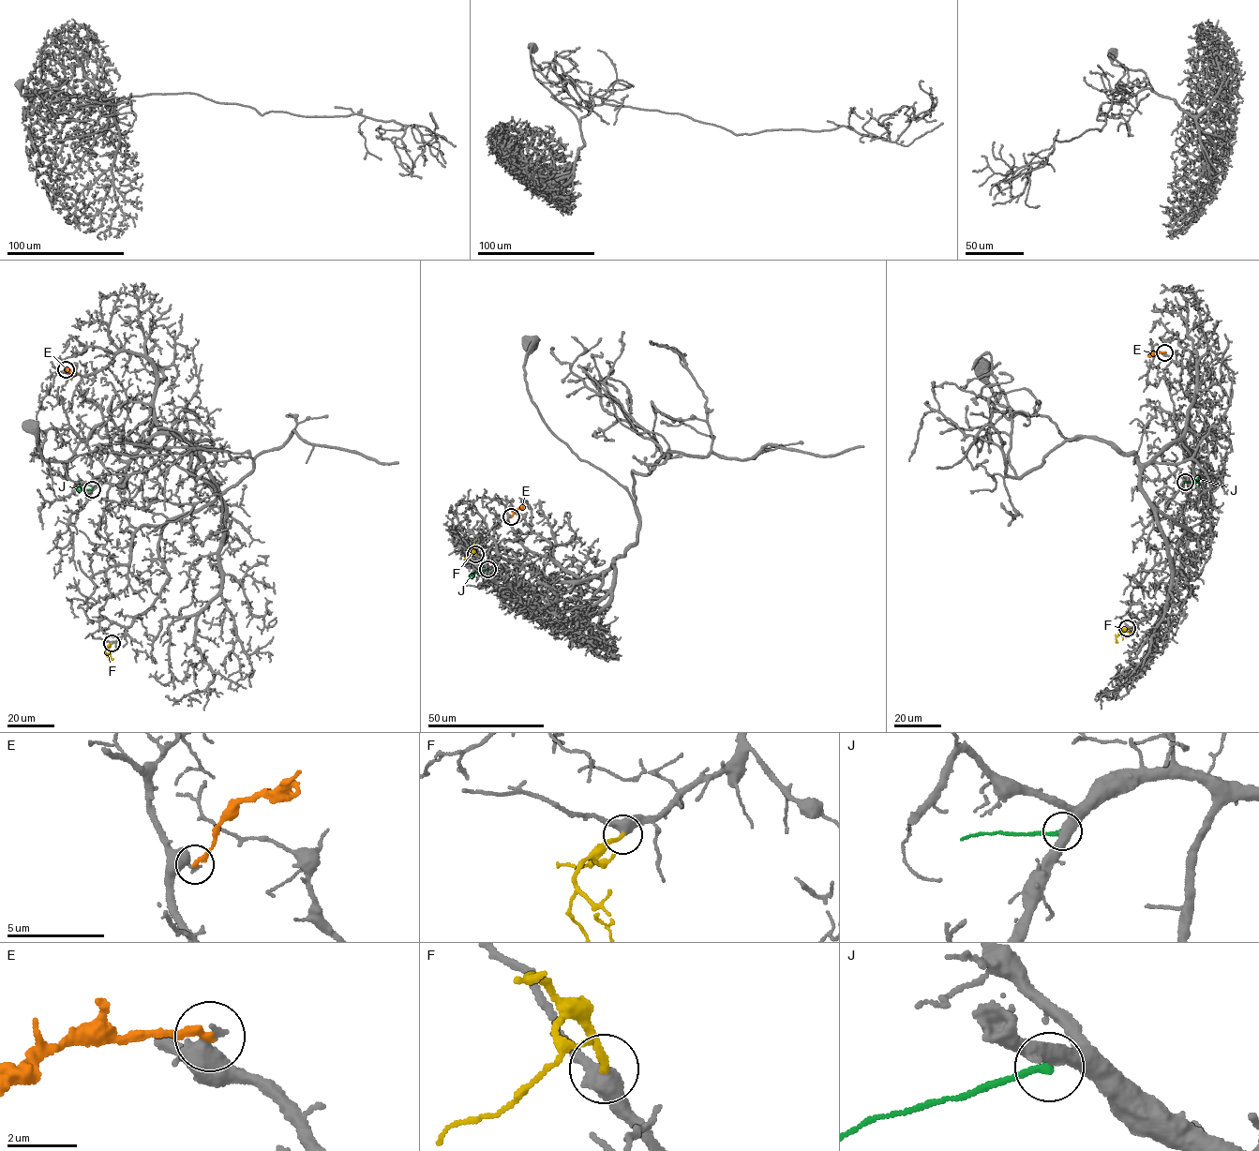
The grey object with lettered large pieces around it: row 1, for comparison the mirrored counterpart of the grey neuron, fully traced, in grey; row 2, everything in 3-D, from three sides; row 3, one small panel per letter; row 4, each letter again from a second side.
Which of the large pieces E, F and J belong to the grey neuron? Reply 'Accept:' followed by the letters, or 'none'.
Accept: F

